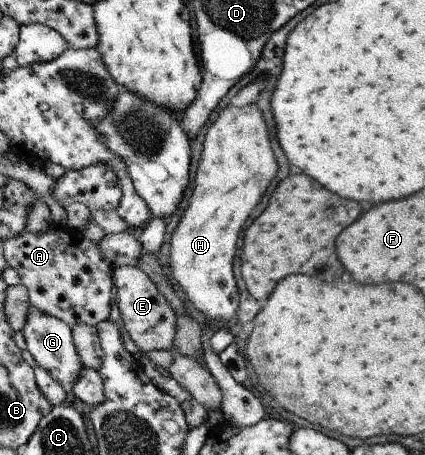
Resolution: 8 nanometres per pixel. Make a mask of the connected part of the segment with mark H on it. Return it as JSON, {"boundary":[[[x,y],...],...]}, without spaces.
{"boundary":[[[230,104],[221,110],[205,136],[189,206],[169,240],[173,279],[193,306],[213,322],[235,319],[239,292],[233,278],[233,256],[239,232],[275,174],[277,160],[271,150],[267,124],[256,104],[243,108]]]}

